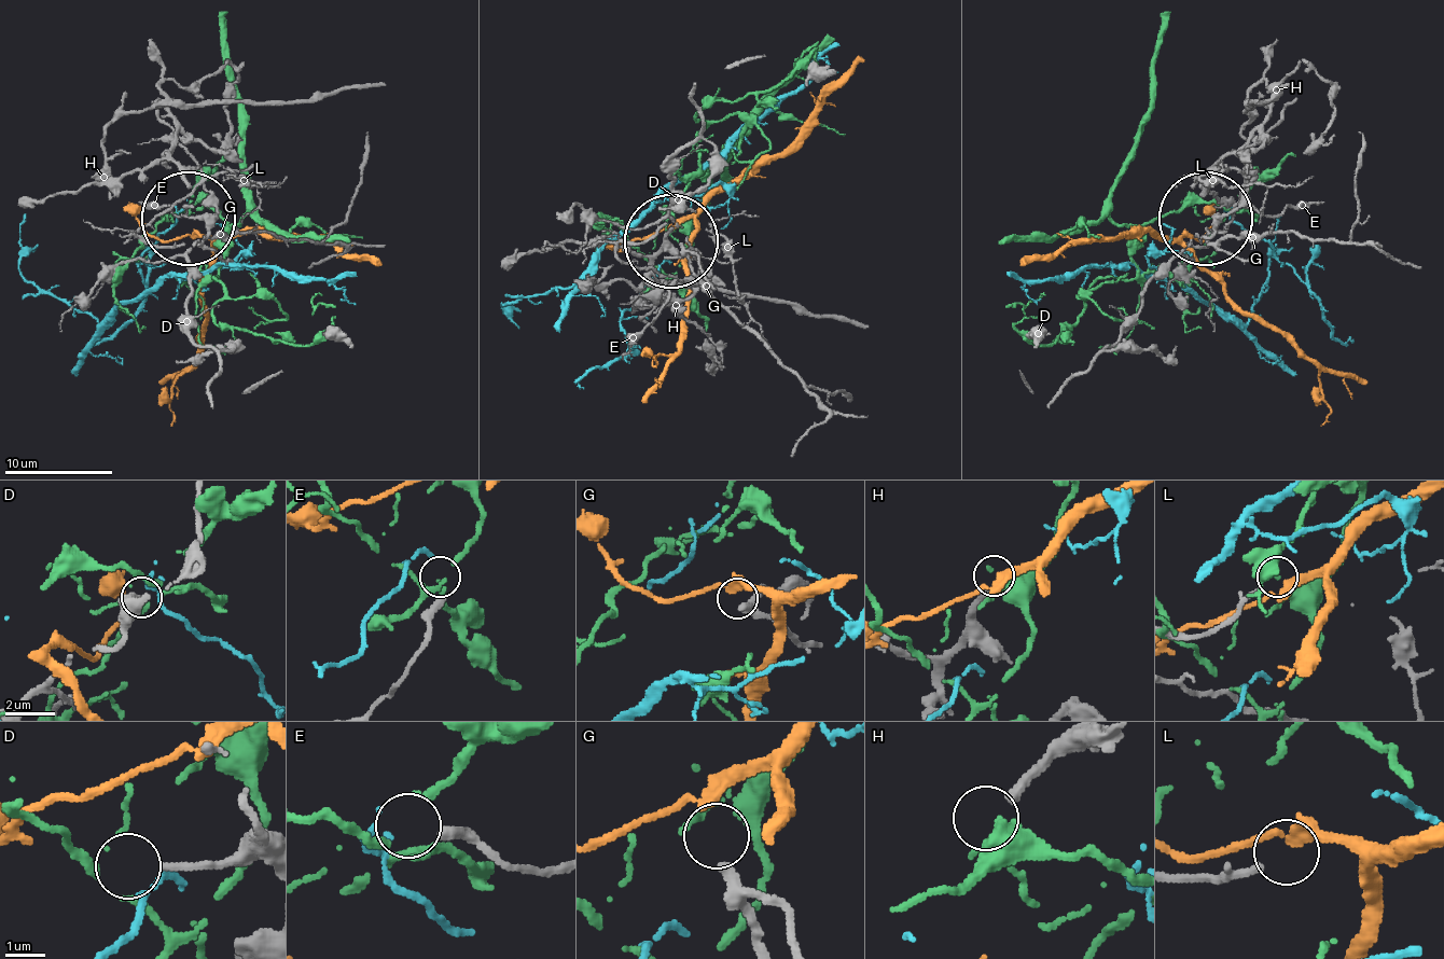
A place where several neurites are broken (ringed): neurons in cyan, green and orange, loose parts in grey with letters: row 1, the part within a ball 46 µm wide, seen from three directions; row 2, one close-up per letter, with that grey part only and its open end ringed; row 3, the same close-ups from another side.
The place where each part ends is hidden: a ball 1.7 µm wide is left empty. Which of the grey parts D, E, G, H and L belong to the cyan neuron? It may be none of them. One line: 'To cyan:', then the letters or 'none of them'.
To cyan: E

